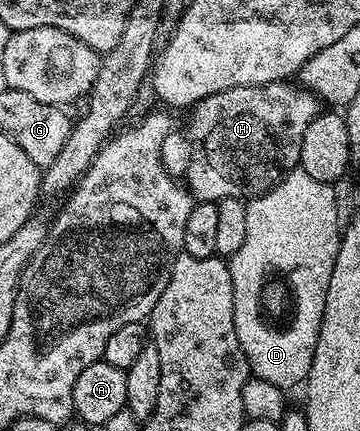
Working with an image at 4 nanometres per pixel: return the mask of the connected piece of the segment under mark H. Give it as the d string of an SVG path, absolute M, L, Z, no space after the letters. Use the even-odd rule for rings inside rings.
M292 81L238 85L234 89L214 93L192 106L187 112L188 120L181 127L180 124L173 126L162 141L160 161L168 174L177 181L183 181L189 192L200 201L265 195L289 171L297 170L302 153L302 133L306 133L306 125L310 125L321 111L320 100ZM208 167L216 179L208 179Z

